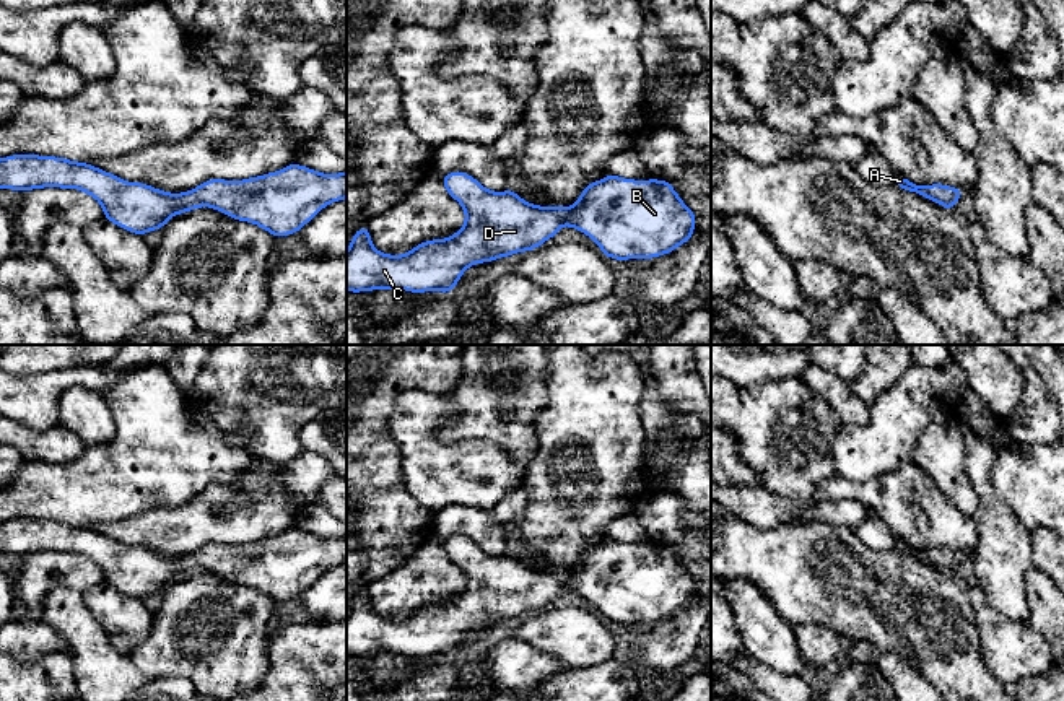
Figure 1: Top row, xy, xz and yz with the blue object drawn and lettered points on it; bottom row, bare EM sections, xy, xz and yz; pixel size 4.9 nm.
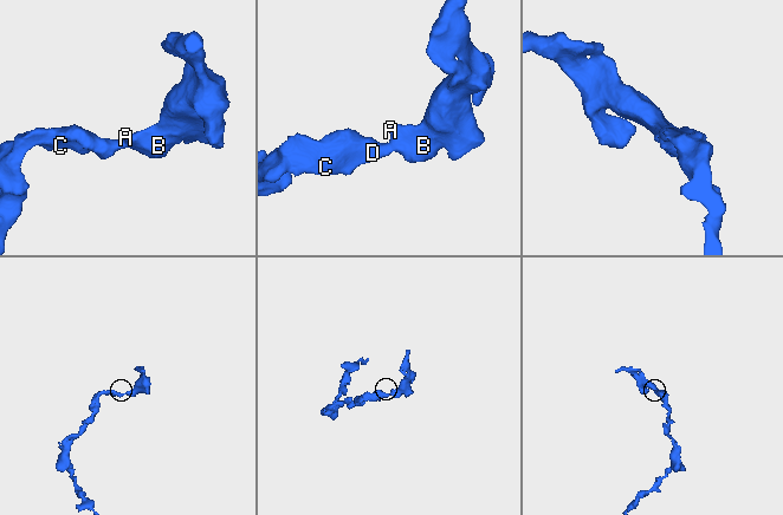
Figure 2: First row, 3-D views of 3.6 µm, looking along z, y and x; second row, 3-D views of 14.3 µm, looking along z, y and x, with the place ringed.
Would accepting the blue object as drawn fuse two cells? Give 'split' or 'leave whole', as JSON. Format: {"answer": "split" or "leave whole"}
{"answer": "leave whole"}

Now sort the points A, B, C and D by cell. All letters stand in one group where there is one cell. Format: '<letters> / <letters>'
A B C D

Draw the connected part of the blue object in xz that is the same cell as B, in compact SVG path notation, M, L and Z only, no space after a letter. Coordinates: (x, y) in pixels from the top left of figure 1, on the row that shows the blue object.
M464 171L443 176L443 187L465 211L464 226L446 239L430 239L403 255L387 255L371 244L368 224L361 226L347 250L347 291L405 290L410 293L452 293L464 270L529 252L552 239L565 224L587 234L605 257L615 260L656 259L674 252L693 237L696 215L675 194L672 181L634 181L608 174L582 189L581 197L566 208L540 207L522 200L512 189L493 192Z

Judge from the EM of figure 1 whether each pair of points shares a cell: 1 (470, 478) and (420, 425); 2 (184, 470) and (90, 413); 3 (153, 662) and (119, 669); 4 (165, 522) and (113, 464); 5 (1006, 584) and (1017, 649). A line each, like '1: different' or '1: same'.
1: same
2: different
3: different
4: different
5: different

